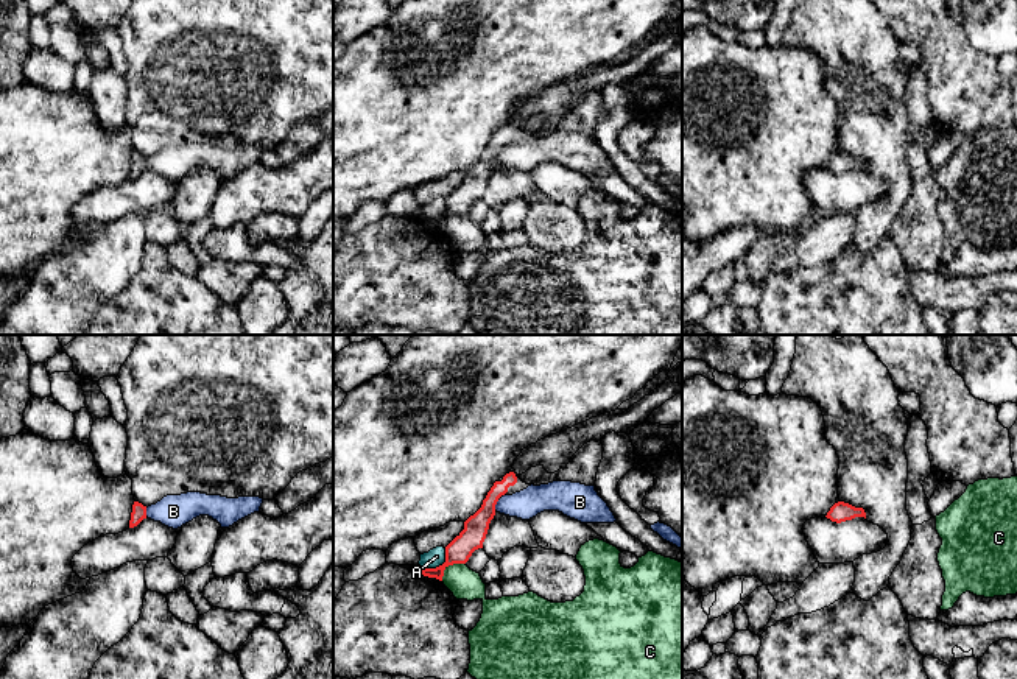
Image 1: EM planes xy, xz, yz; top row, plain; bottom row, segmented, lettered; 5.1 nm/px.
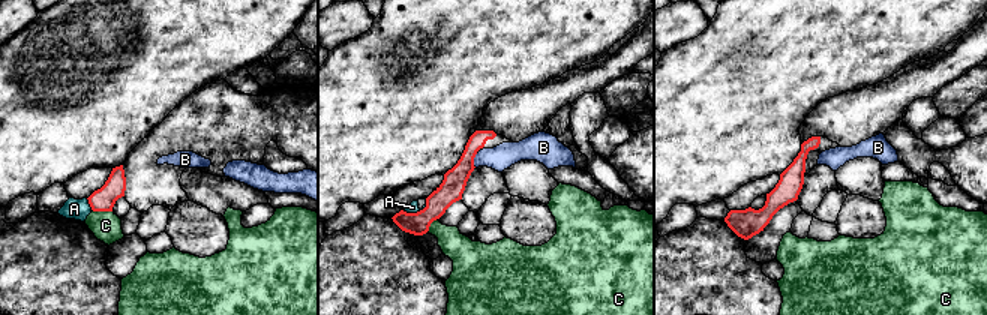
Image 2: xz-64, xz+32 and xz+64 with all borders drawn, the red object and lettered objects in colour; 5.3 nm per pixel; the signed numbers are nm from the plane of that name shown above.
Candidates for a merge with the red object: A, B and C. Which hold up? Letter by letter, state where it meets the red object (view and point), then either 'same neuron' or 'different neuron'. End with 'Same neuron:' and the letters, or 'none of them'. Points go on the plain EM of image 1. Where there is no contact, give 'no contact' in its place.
A: meets red in xz at (439, 217); different neuron
B: meets red in xz at (496, 154); same neuron
C: meets red in xz at (449, 215); different neuron
Same neuron: B

